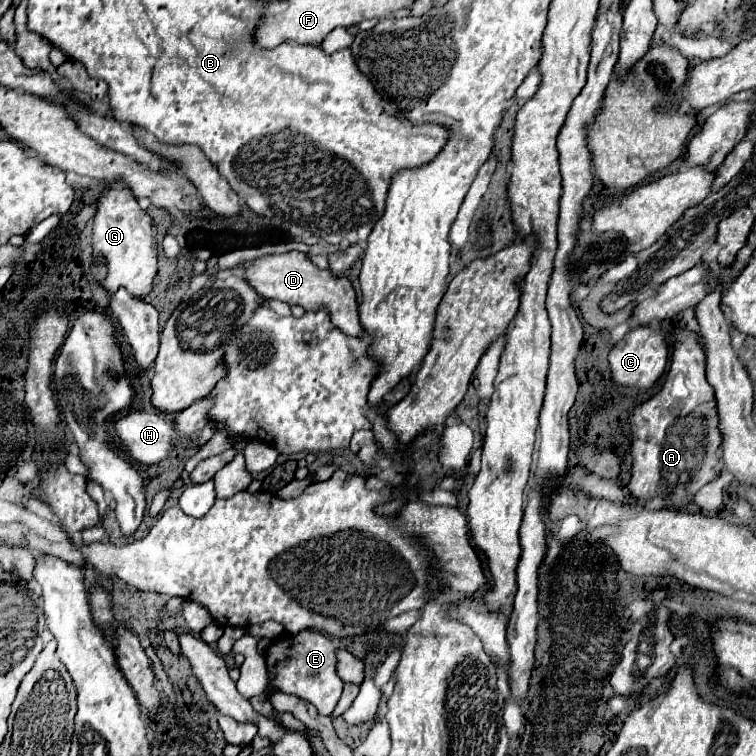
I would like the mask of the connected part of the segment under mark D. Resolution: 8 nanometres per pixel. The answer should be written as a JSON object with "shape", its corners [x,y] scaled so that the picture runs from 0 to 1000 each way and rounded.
{"shape":[[[378,332],[378,335],[360,335],[341,340],[336,345],[325,345],[315,351],[315,361],[325,369],[325,374],[347,393],[347,396],[368,396],[384,403],[399,403],[405,411],[415,406],[431,403],[439,417],[439,427],[466,443],[479,446],[481,435],[474,422],[474,393],[466,382],[466,374],[458,364],[439,364],[437,358],[421,356],[405,337],[397,332]]]}

